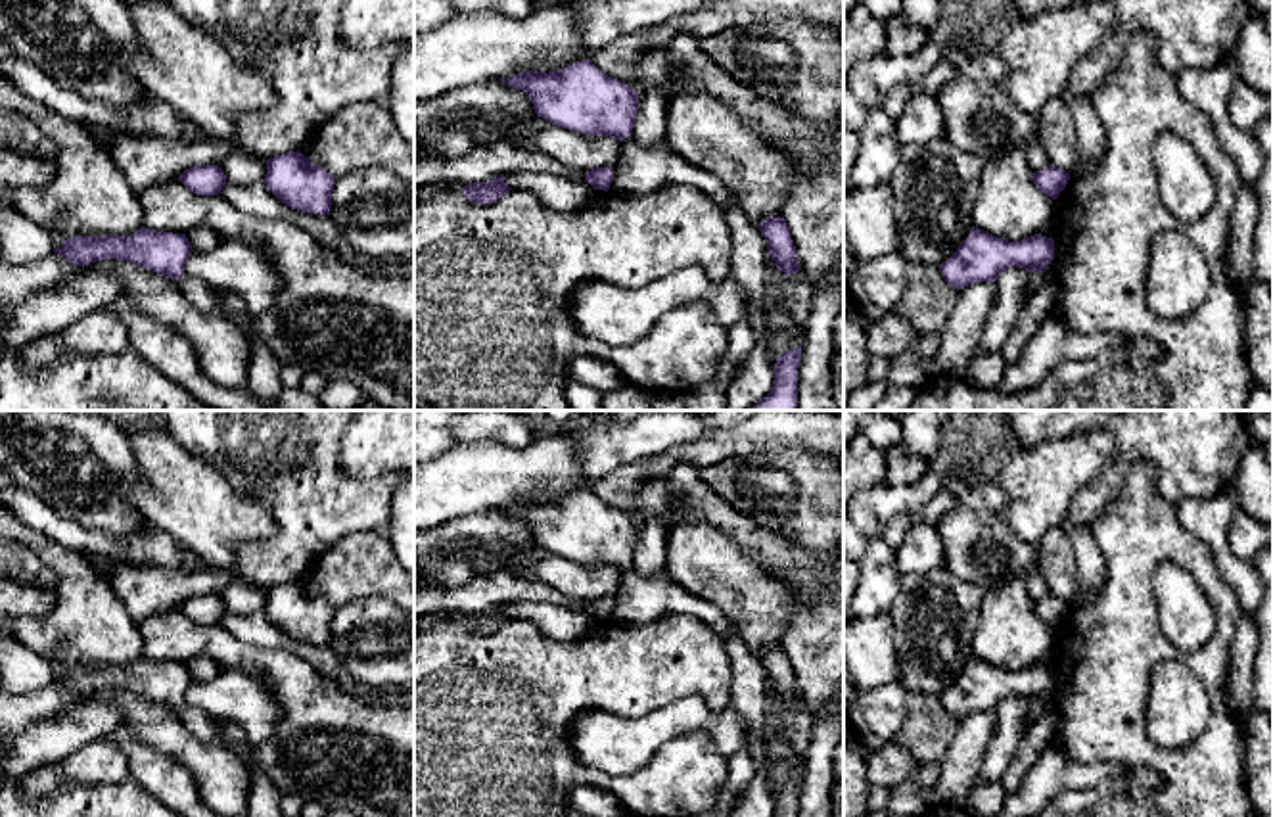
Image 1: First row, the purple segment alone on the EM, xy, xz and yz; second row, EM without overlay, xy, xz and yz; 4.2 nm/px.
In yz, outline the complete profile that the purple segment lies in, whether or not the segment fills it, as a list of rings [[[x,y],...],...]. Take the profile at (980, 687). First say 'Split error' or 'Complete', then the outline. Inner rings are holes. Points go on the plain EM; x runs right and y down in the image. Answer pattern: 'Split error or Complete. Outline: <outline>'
Split error. Outline: [[[972,658],[957,681],[939,694],[939,702],[957,721],[974,712],[995,712],[1008,696],[1030,702],[1022,723],[1026,733],[1043,713],[1043,698],[1054,689],[1054,669],[1033,664],[1020,671],[997,667],[980,658]]]

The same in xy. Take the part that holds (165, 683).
Split error. Outline: [[[142,656],[130,665],[71,665],[61,679],[54,677],[54,681],[79,696],[102,689],[130,690],[136,696],[174,710],[186,729],[203,744],[226,748],[215,719],[184,702],[186,689],[194,681],[186,664],[155,662]]]

